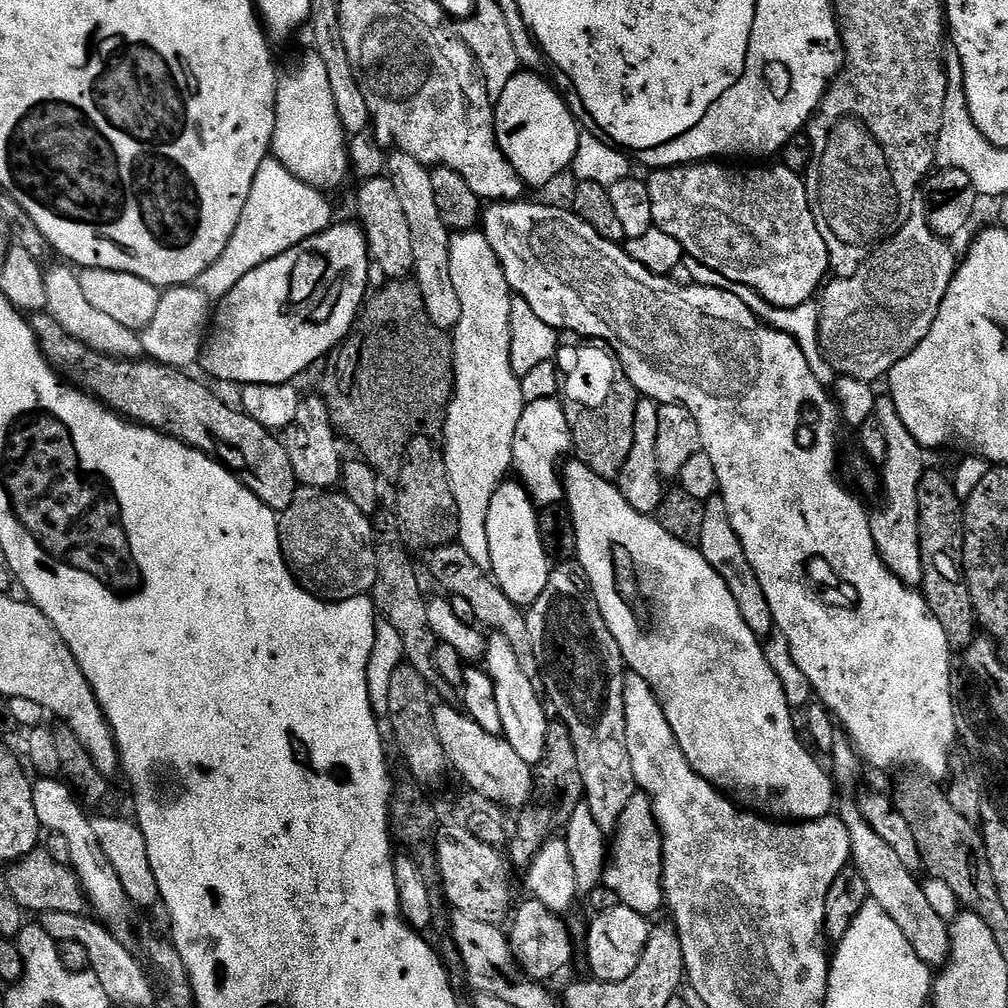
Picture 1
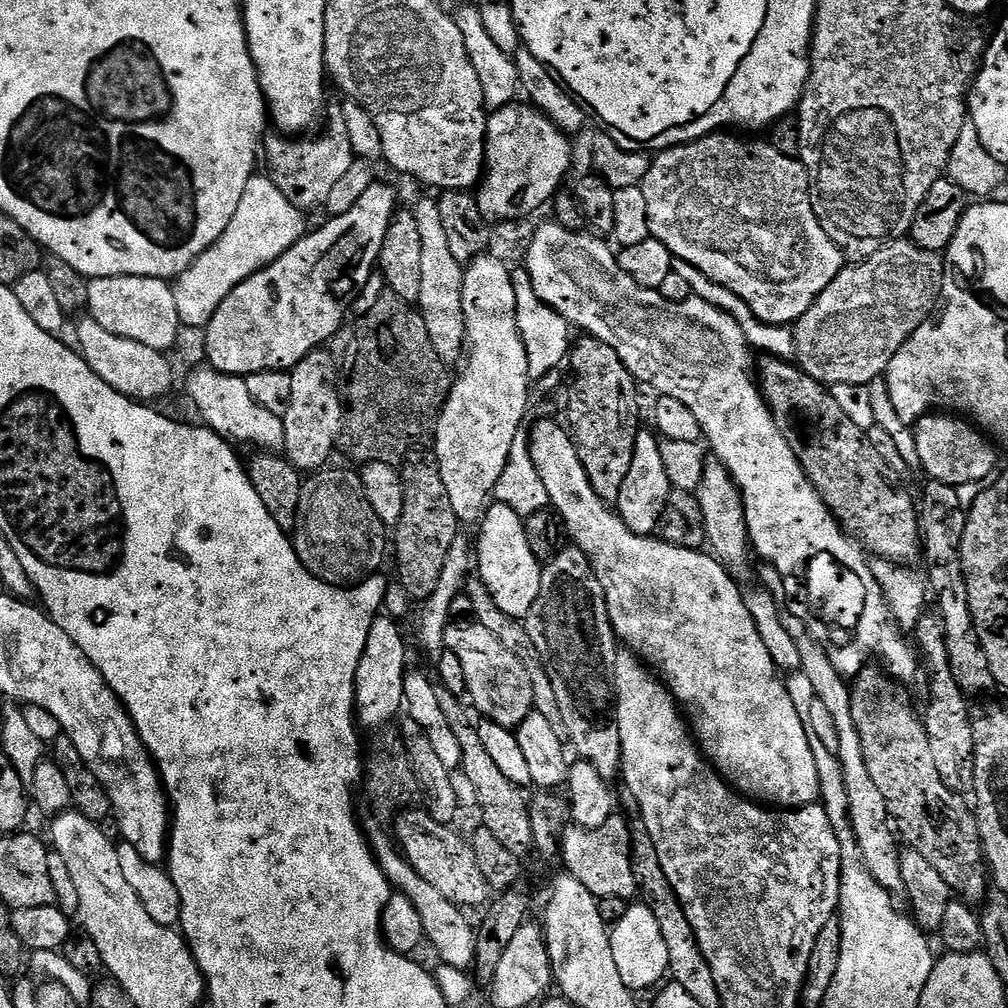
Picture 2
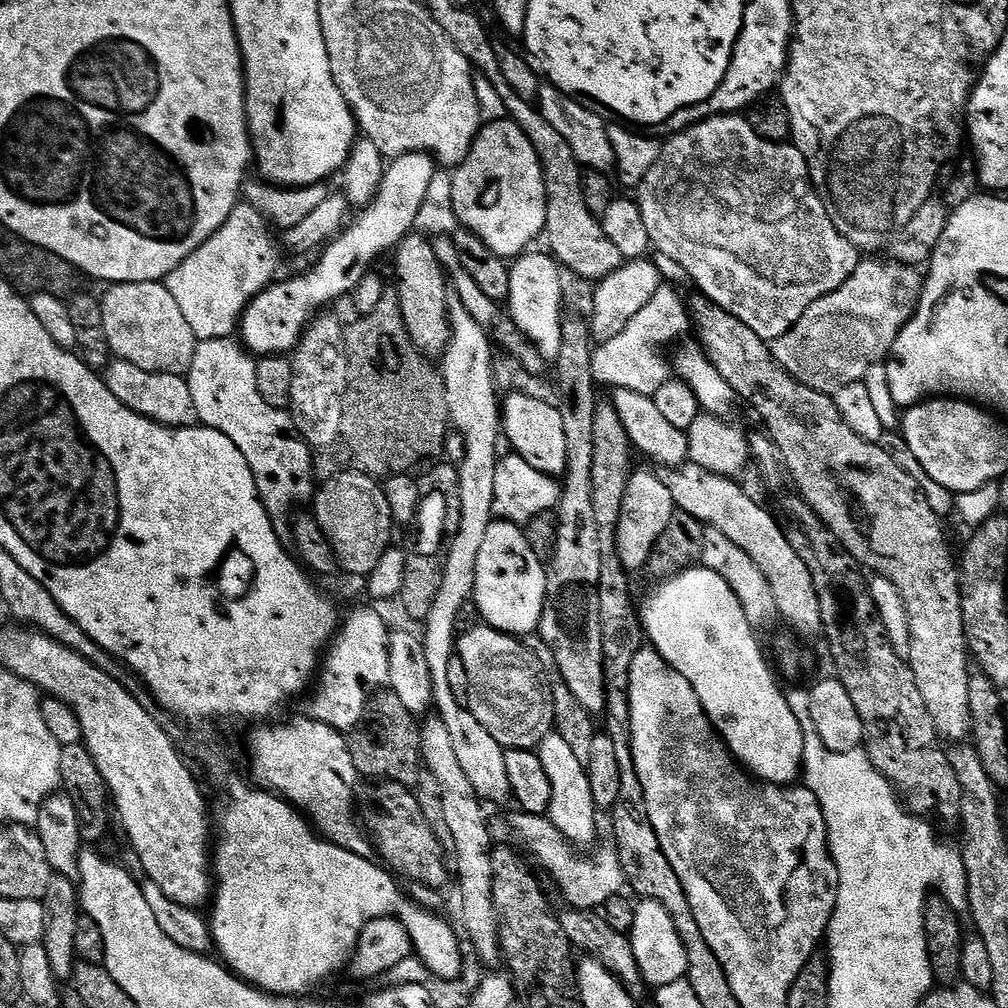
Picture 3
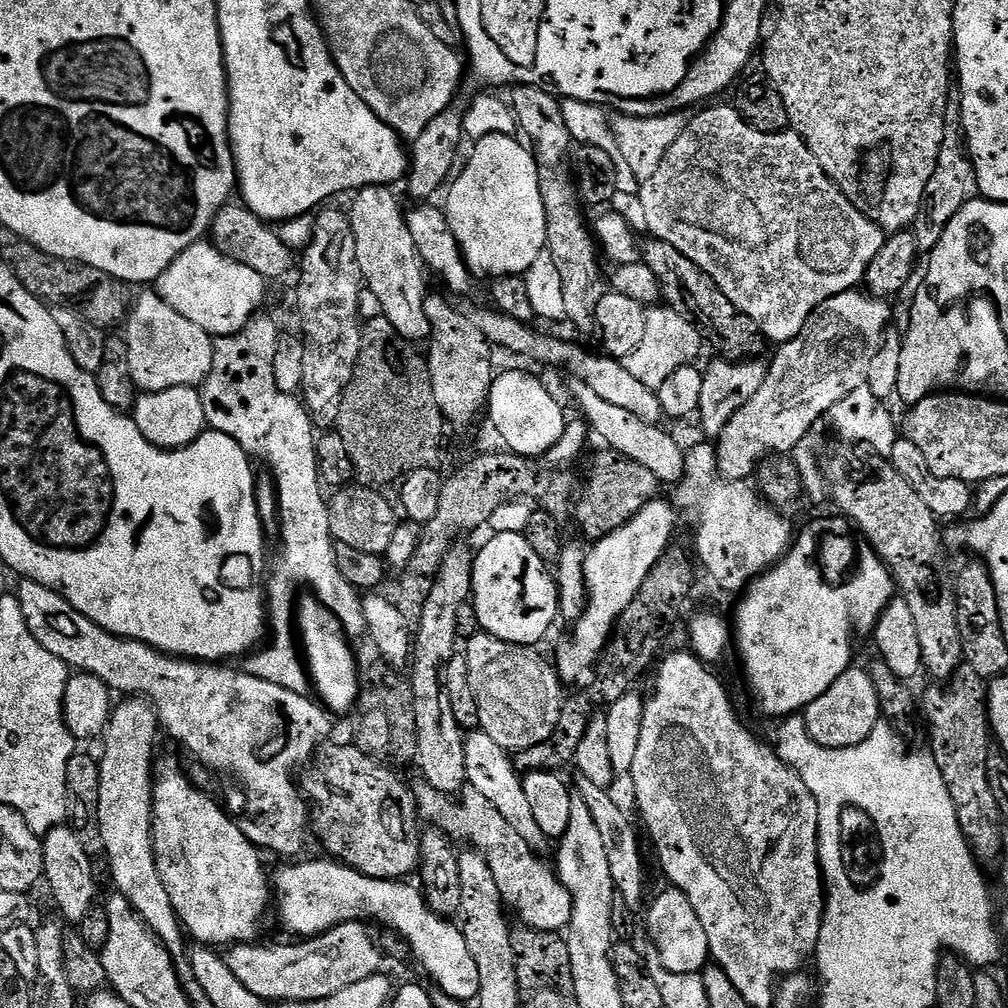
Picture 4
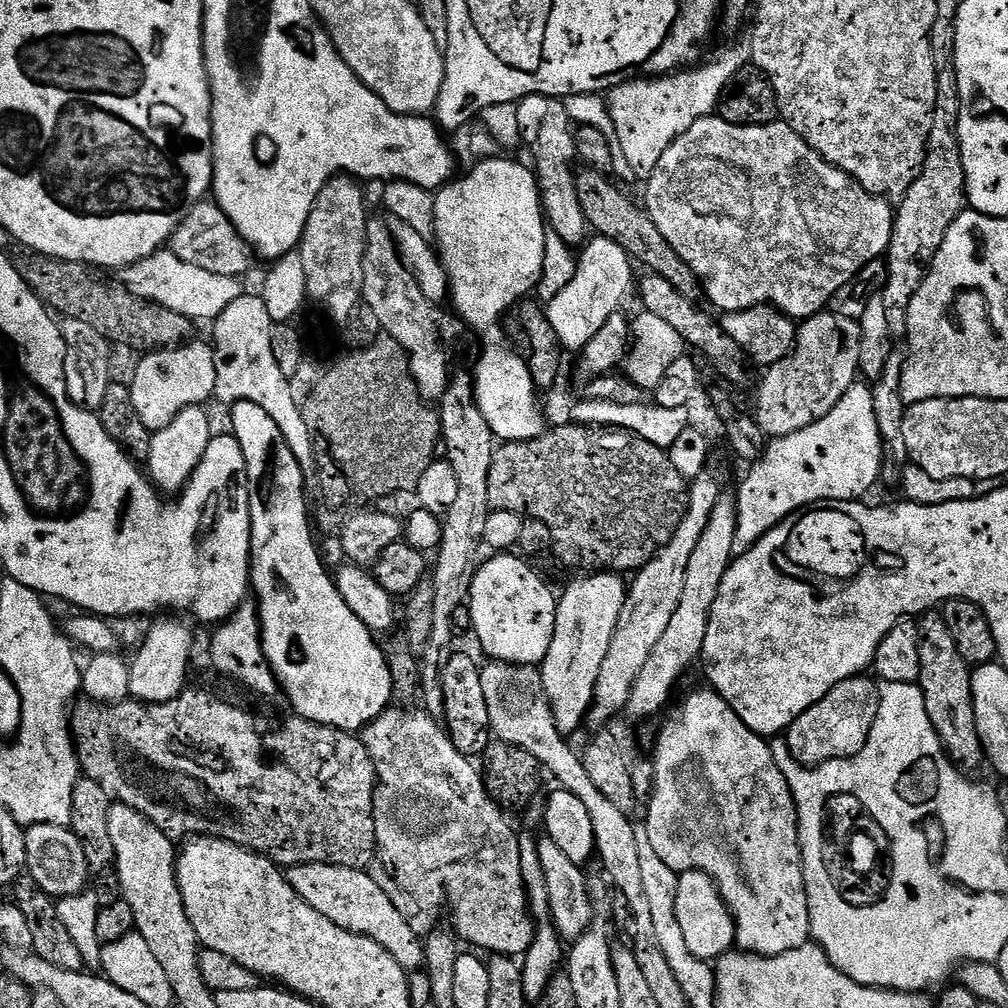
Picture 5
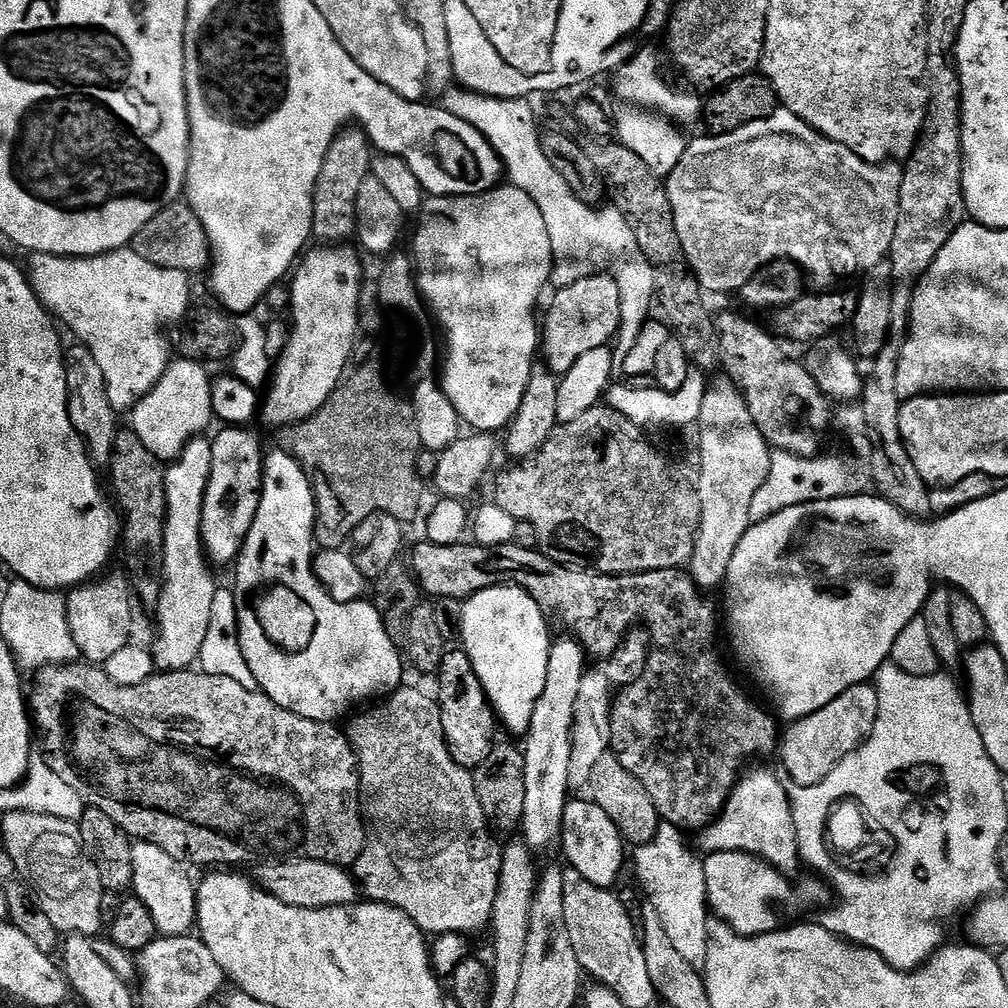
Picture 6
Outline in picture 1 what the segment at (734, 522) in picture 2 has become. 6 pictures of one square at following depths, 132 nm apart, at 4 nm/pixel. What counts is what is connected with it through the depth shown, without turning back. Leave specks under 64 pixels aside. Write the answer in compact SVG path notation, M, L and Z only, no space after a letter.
M718 494L704 501L704 517L702 518L702 538L698 545L701 554L718 570L722 582L730 586L730 594L734 594L734 602L738 602L738 610L742 610L742 618L750 630L761 638L773 635L774 625L770 614L770 602L766 602L766 594L762 594L762 585L758 583L758 574L754 574L754 566L750 566L750 558L746 558L746 550L742 550L742 542L738 542L738 534L734 534L734 526L730 526L730 514L726 514L726 502Z

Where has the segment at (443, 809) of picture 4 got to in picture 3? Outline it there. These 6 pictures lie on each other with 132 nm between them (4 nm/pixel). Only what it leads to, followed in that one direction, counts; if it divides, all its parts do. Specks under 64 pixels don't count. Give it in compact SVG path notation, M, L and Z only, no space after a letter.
M519 815L512 820L512 832L516 835L517 840L515 843L537 865L540 863L548 871L549 878L556 883L557 890L564 895L565 901L563 903L567 907L600 910L603 909L602 906L607 900L614 899L623 888L625 890L624 870L615 847L597 847L595 849L597 852L584 860L583 854L580 853L583 851L578 850L577 845L570 843L562 834L562 830L558 830L558 826L554 826L554 822L548 819L547 815Z

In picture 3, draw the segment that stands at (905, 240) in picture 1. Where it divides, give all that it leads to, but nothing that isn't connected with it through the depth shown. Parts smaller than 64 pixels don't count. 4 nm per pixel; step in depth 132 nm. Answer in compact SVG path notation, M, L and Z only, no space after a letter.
M880 258L861 259L860 265L830 294L818 298L794 322L792 329L782 338L771 341L772 357L800 384L819 388L821 392L835 394L839 388L863 381L870 366L881 363L891 353L898 334L910 322L920 304L920 295L924 289L924 276L920 268L911 268L909 264L897 264Z

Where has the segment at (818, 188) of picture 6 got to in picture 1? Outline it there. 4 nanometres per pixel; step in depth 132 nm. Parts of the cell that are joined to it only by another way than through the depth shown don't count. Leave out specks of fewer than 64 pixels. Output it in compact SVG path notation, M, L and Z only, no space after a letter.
M701 162L686 164L678 168L658 168L649 175L652 177L647 177L646 183L650 190L653 225L661 228L666 234L670 234L670 238L678 238L685 257L691 258L693 256L698 263L705 264L710 271L725 276L729 280L729 282L727 281L729 285L741 284L744 288L753 288L765 300L765 305L774 308L793 308L809 303L821 291L830 272L828 251L826 250L826 242L822 242L822 234L818 234L818 226L814 222L812 204L808 201L809 185L806 183L805 177L799 172L790 170L784 164L772 163L769 168L727 168L724 165L727 163L724 162Z

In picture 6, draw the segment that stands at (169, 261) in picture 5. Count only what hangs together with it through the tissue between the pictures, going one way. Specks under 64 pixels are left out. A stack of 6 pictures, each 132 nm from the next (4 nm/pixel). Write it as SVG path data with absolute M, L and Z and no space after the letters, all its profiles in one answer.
M131 247L104 252L100 256L51 256L37 252L31 259L28 268L26 264L26 275L36 297L61 325L64 323L76 335L79 343L88 347L102 370L102 378L106 378L112 409L118 414L131 413L140 399L158 386L174 359L174 344L168 341L164 327L179 325L190 311L192 284L188 281L191 280L189 273L154 266L154 262L146 262L146 258L133 252Z

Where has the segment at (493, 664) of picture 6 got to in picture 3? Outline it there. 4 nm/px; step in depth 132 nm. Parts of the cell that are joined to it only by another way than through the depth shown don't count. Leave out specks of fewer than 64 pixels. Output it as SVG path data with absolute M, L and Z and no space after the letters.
M506 520L492 523L490 530L486 530L486 539L482 541L482 551L478 553L474 599L481 621L509 636L528 638L531 632L533 635L540 627L547 581L545 561L530 550L523 527Z

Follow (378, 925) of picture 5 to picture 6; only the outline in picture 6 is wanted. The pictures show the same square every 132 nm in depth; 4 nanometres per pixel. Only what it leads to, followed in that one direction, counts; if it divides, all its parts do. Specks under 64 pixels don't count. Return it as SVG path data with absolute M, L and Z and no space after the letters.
M281 860L259 865L254 876L264 891L299 908L345 908L358 900L358 885L351 871L317 860Z

